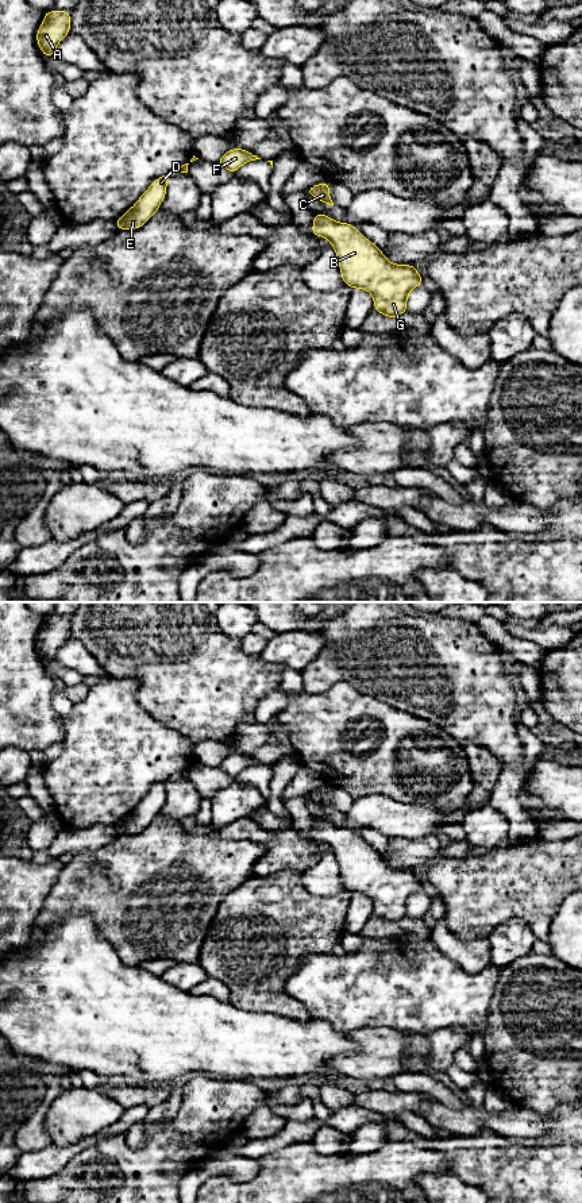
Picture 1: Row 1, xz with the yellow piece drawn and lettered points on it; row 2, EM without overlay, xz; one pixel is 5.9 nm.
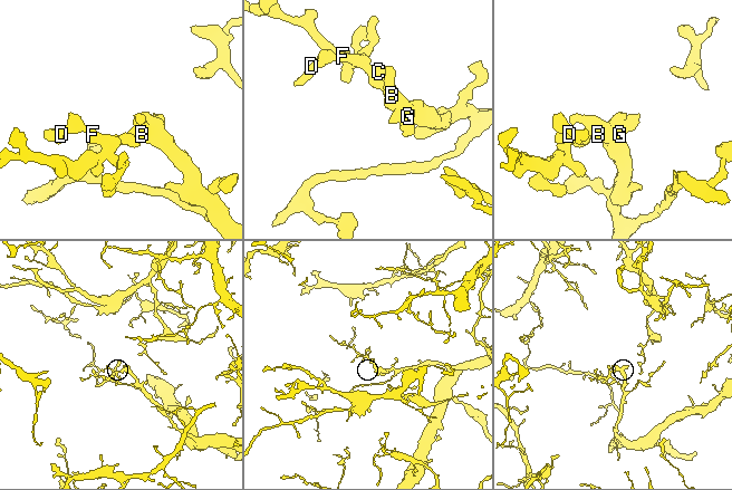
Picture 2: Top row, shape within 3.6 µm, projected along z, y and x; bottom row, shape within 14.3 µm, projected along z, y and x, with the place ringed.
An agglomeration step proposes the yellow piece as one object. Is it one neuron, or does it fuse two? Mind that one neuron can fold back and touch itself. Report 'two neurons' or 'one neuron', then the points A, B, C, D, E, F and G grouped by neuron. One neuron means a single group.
one neuron; A B C D E F G

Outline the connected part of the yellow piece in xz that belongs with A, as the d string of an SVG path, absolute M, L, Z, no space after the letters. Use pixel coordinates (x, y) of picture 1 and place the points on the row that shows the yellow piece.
M49 11L36 31L36 42L45 57L55 54L58 43L70 32L70 11Z

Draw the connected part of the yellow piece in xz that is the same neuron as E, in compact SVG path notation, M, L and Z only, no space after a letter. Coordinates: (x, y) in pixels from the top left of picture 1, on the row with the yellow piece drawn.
M188 165L174 169L166 176L158 177L149 189L139 197L132 208L130 208L115 223L117 230L138 230L159 209L166 196L167 180L171 173L188 173Z

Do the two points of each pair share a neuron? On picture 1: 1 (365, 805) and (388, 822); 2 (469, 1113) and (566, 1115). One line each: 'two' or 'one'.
1: one
2: one

